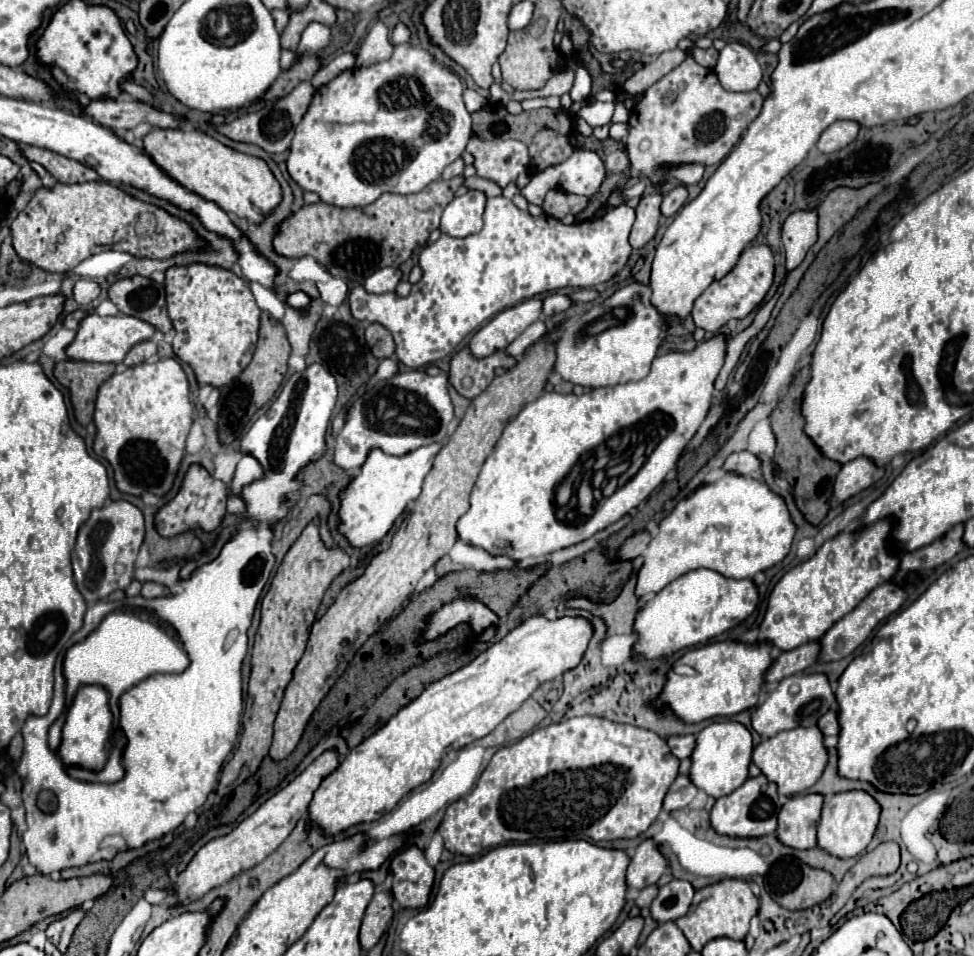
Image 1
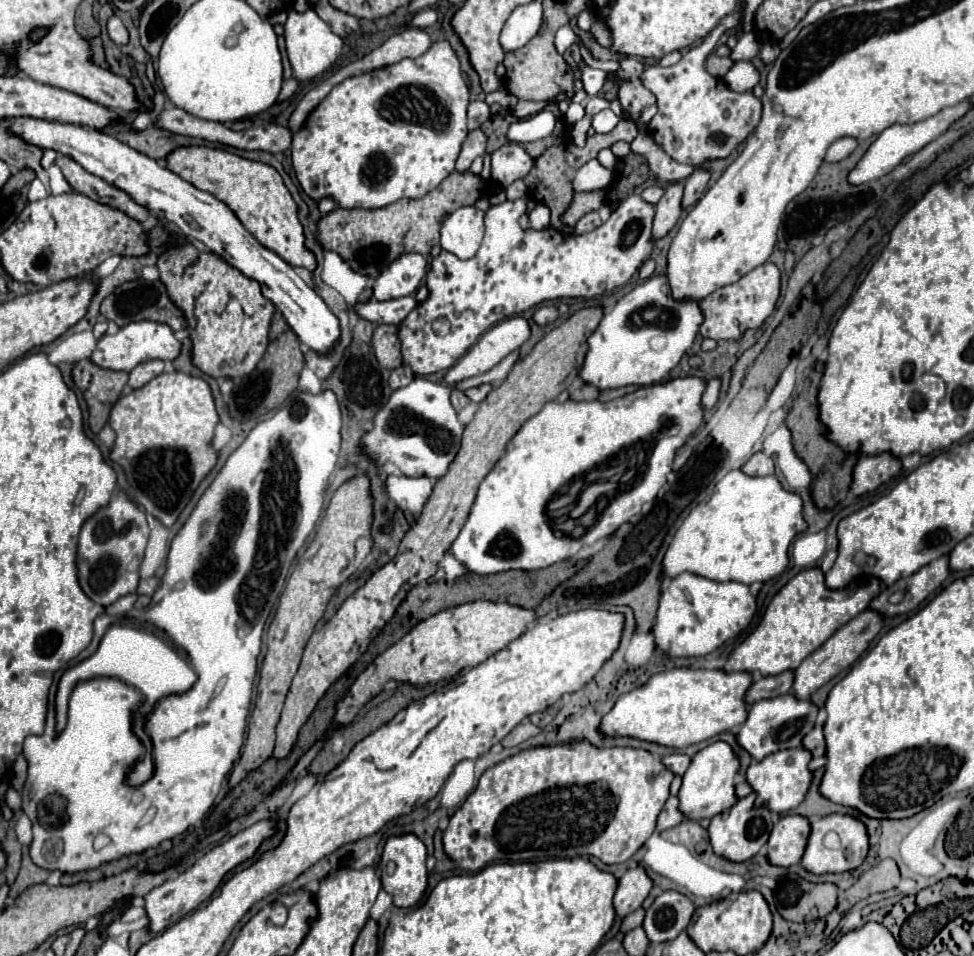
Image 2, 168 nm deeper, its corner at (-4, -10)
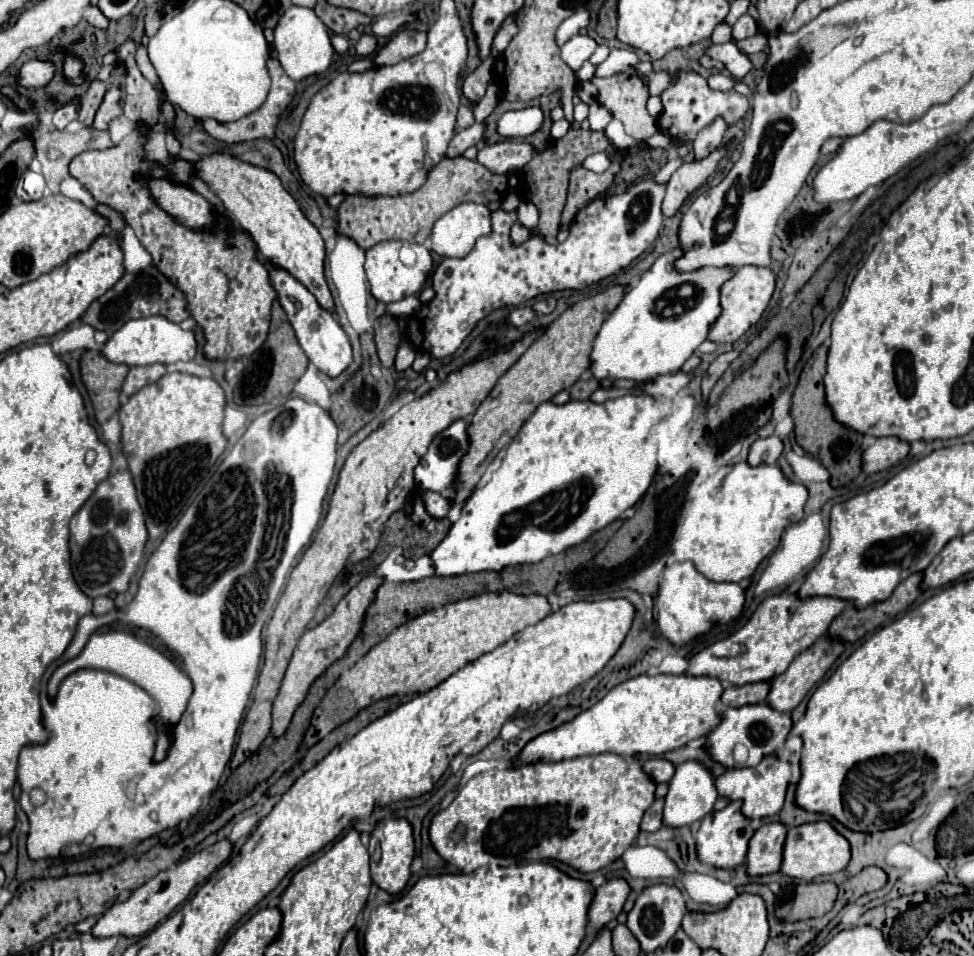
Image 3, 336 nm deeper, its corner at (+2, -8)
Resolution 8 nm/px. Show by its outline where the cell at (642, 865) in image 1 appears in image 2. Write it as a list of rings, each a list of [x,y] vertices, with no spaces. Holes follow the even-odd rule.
[[[634,867],[626,871],[618,879],[618,889],[612,901],[616,917],[626,917],[628,913],[636,911],[642,905],[642,901],[648,897],[650,889],[652,889],[652,881],[648,879],[642,867]]]

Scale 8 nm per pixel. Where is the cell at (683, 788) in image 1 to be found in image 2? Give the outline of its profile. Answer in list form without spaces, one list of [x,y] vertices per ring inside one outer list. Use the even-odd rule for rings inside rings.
[[[670,797],[666,803],[664,803],[664,809],[660,811],[658,815],[658,821],[656,821],[656,829],[658,831],[664,831],[664,829],[670,829],[670,827],[676,827],[678,823],[682,823],[682,813],[678,811],[678,797]]]

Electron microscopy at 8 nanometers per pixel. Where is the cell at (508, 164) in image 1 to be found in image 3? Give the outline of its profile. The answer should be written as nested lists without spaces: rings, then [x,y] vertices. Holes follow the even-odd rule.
[[[500,141],[494,145],[486,145],[478,151],[478,163],[482,163],[488,171],[498,175],[518,173],[534,155],[534,149],[528,143],[518,141]]]

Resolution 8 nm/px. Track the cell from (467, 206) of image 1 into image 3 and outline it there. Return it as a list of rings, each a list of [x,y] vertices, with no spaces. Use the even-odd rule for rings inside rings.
[[[460,203],[442,215],[432,229],[432,251],[442,257],[466,257],[476,239],[490,233],[490,211],[486,205]]]

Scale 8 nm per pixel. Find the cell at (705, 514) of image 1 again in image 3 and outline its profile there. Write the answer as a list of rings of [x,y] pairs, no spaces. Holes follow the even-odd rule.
[[[748,463],[726,465],[718,469],[712,477],[708,477],[696,491],[688,515],[680,527],[678,539],[674,543],[674,557],[678,561],[692,561],[694,567],[710,581],[738,583],[744,577],[752,577],[760,561],[776,549],[784,529],[802,519],[806,499],[808,499],[806,487],[788,481],[776,465],[774,467],[772,465],[750,467]]]

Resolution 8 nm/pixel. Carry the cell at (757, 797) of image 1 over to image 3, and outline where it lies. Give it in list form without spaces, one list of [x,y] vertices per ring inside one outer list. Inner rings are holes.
[[[730,801],[722,811],[714,811],[702,819],[700,829],[696,833],[696,849],[698,849],[698,859],[702,863],[708,863],[720,869],[734,869],[746,859],[748,843],[754,835],[754,827],[740,807],[742,807],[742,801]]]

